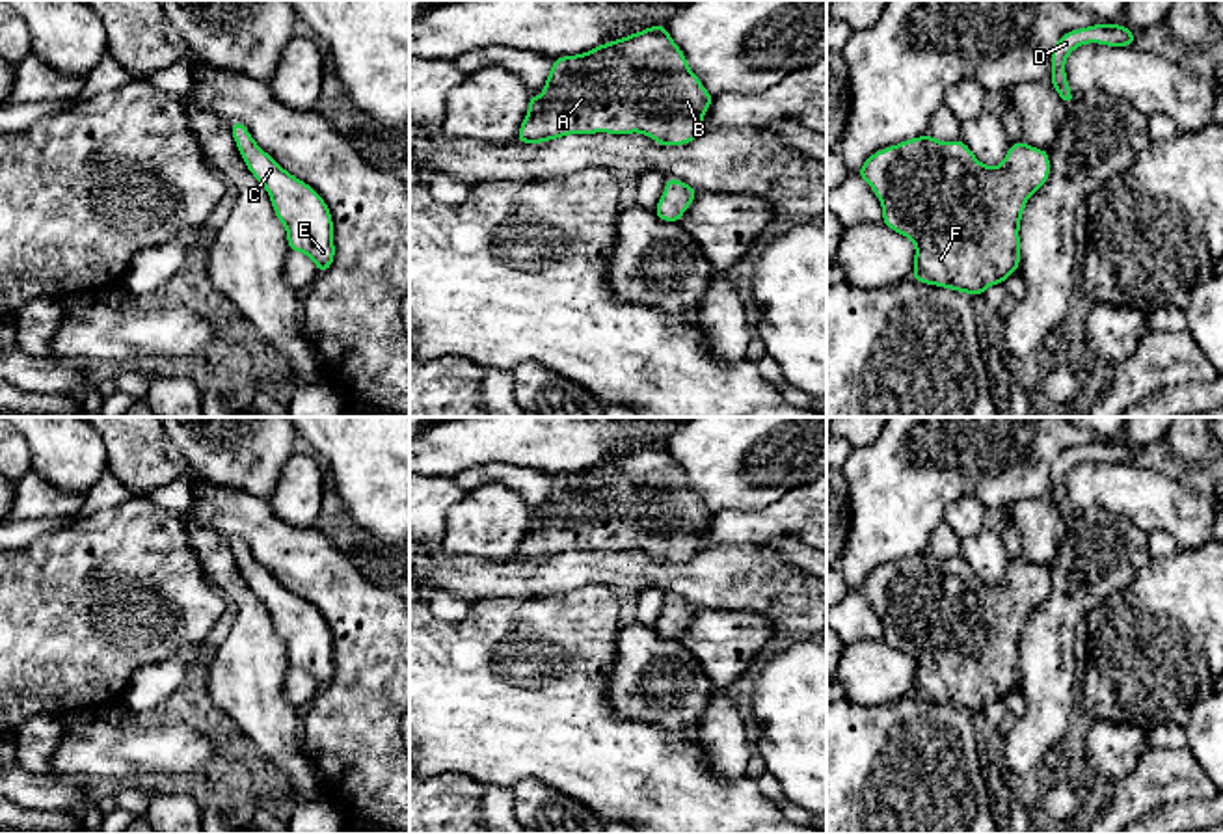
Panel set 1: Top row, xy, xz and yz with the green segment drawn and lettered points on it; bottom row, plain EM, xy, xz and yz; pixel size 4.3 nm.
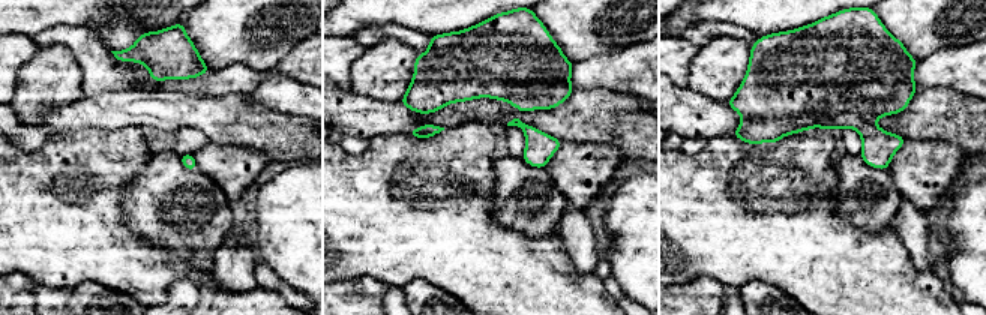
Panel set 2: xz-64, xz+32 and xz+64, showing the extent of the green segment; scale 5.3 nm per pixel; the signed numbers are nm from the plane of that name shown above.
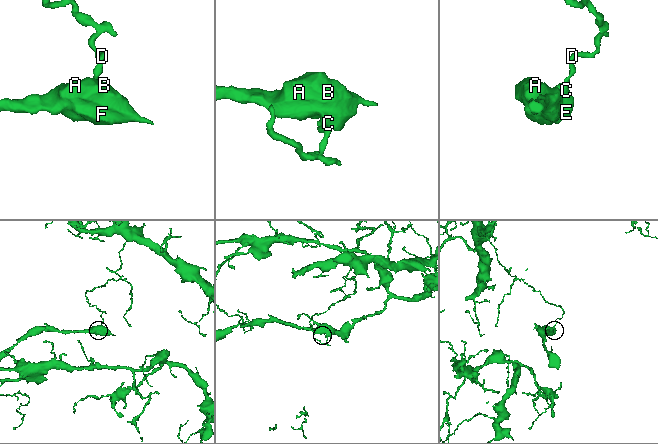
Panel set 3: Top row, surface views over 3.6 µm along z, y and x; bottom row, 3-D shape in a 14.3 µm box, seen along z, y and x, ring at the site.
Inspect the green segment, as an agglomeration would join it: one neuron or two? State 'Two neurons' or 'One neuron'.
Two neurons

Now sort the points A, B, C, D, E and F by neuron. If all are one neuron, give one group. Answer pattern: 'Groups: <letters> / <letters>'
Groups: A B C E F / D

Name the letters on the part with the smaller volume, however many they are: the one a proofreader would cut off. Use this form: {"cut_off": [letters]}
{"cut_off": ["A", "B", "C", "E", "F"]}

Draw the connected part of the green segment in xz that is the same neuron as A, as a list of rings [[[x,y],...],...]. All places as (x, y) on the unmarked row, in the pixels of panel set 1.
[[[657,439],[585,471],[555,475],[544,510],[529,512],[516,558],[640,549],[663,564],[685,562],[711,547],[702,532],[713,518]]]

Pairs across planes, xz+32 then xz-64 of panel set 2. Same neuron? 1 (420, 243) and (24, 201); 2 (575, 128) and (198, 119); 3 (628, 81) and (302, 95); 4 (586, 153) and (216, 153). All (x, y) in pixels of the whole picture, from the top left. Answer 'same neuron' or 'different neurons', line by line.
1: same neuron
2: same neuron
3: different neurons
4: same neuron

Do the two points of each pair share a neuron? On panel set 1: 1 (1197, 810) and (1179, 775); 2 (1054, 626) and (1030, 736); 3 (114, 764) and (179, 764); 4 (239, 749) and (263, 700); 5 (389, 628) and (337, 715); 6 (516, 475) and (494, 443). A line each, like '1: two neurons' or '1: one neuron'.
1: two neurons
2: one neuron
3: one neuron
4: two neurons
5: one neuron
6: two neurons

